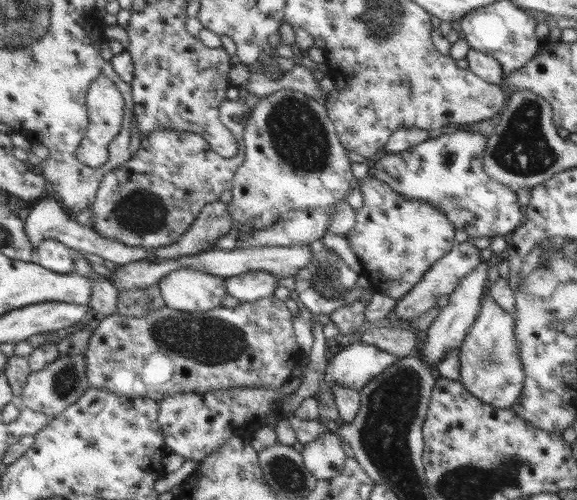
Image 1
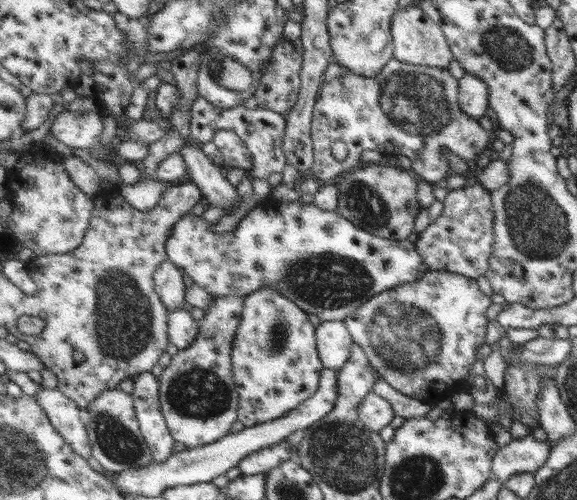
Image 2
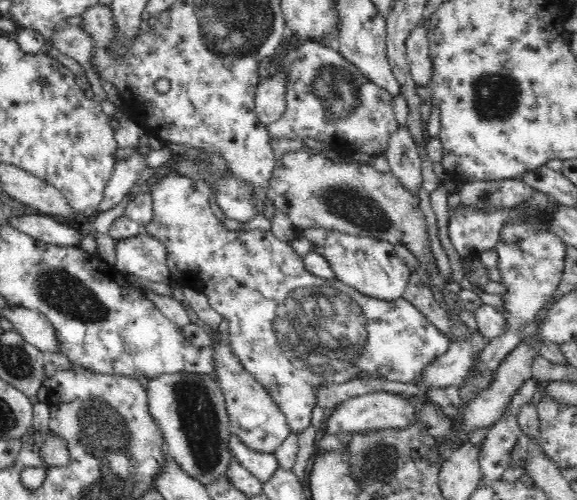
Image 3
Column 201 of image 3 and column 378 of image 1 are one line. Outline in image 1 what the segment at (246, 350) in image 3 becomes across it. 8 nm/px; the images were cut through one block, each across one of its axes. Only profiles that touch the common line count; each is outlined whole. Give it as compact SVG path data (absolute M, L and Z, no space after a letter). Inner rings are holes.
M373 176L361 180L357 188L363 198L363 206L357 210L357 224L349 232L347 240L361 258L365 268L363 274L371 278L373 288L403 300L419 282L423 282L425 274L437 260L453 252L457 244L457 226L437 204L429 200L407 198Z

